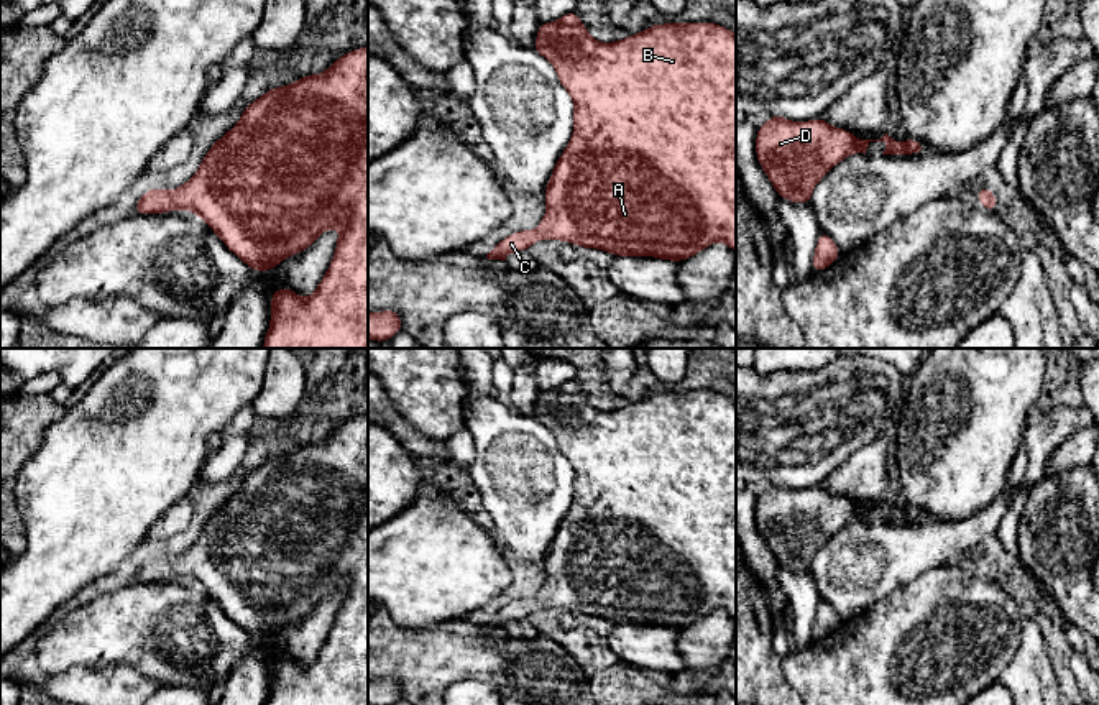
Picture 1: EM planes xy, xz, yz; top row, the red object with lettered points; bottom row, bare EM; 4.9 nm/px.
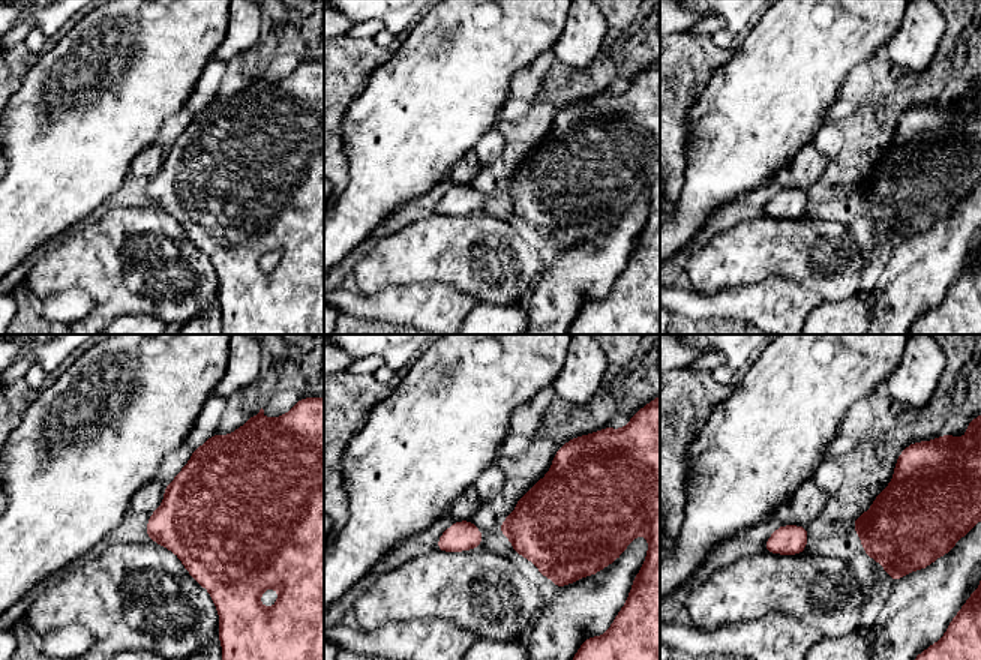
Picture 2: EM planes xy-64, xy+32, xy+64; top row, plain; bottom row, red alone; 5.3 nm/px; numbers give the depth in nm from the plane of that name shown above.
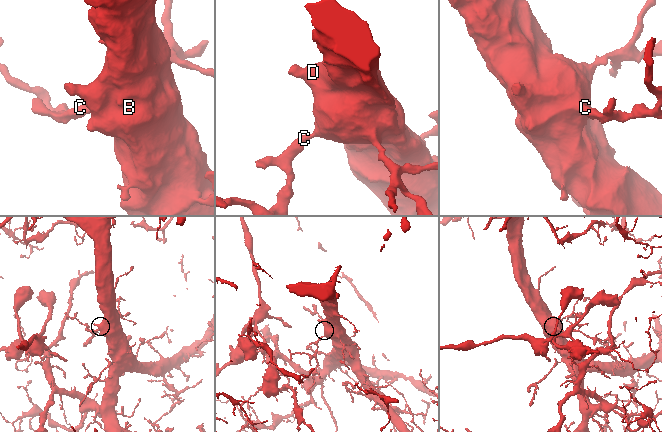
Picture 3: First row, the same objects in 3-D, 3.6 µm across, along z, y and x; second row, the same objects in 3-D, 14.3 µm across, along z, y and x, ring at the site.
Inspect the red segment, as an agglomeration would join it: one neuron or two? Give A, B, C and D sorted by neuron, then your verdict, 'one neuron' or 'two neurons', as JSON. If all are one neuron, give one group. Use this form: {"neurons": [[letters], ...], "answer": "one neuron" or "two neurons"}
{"neurons": [["A", "B", "C", "D"]], "answer": "one neuron"}

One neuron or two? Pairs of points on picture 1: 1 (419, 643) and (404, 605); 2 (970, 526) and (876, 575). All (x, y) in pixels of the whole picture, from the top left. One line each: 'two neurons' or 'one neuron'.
1: two neurons
2: one neuron

